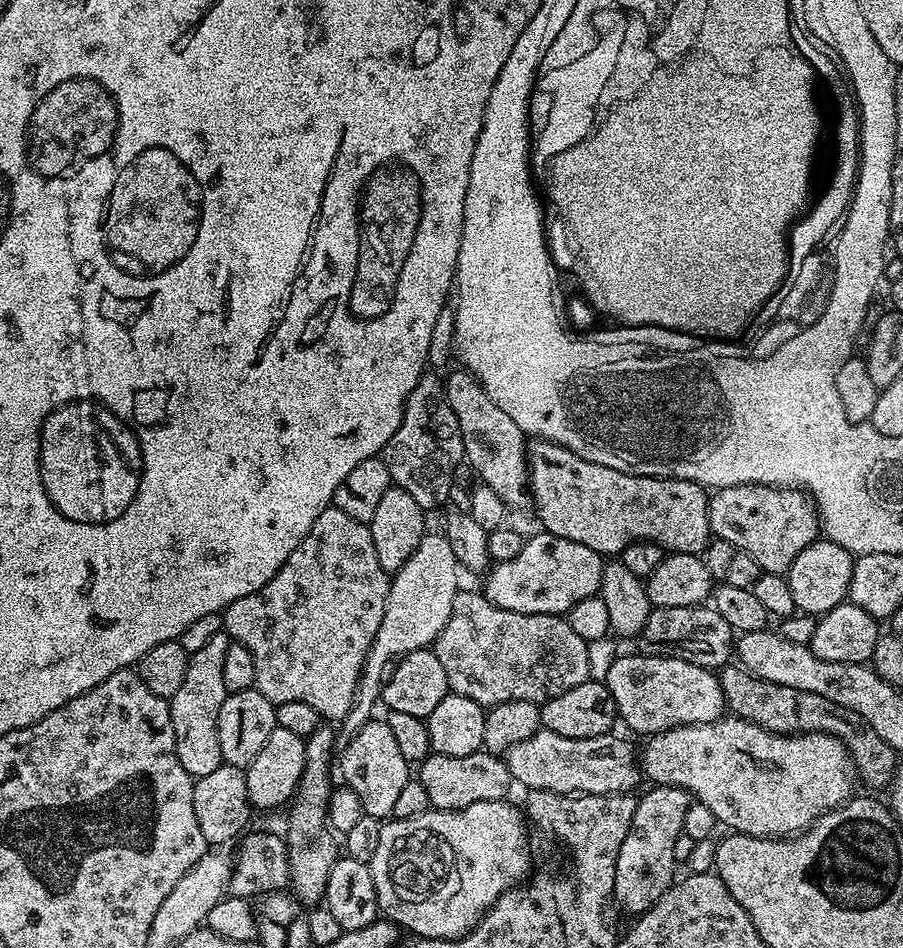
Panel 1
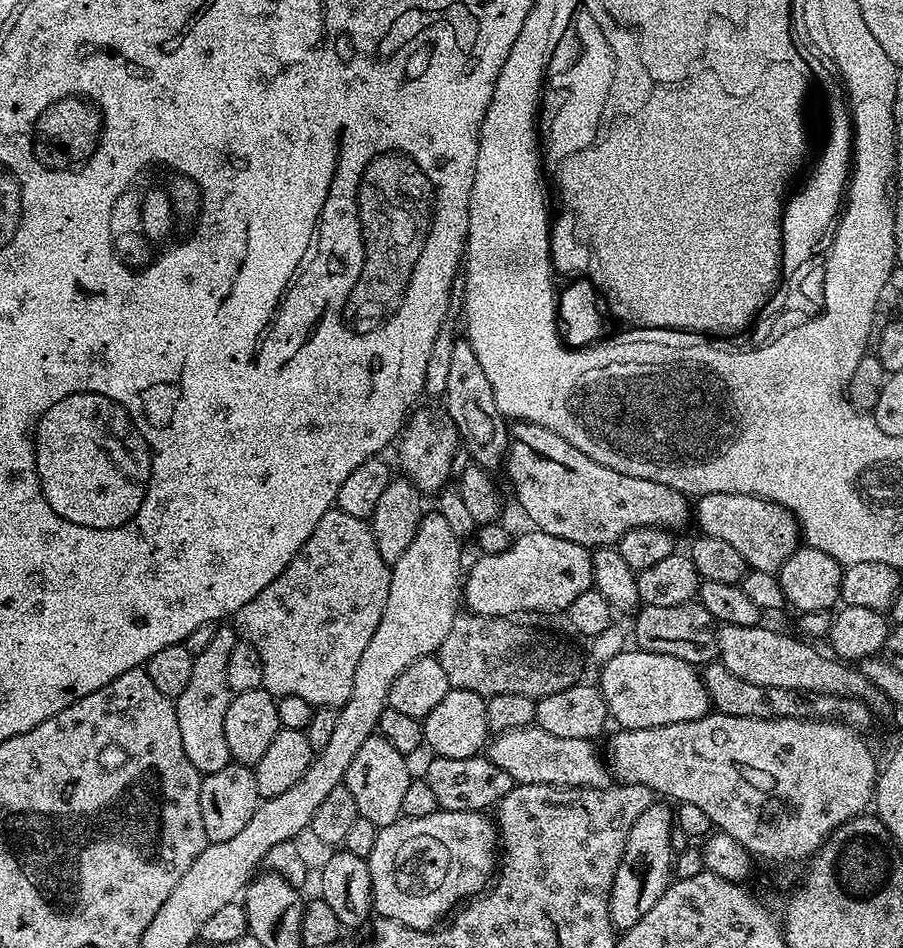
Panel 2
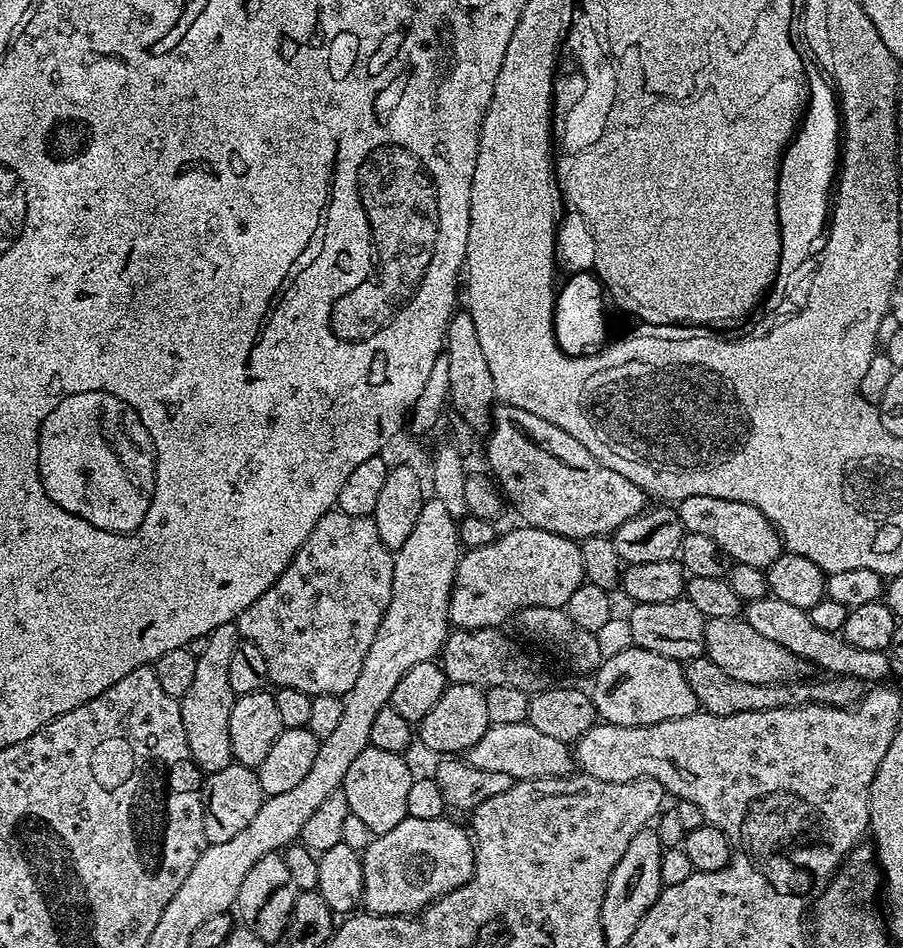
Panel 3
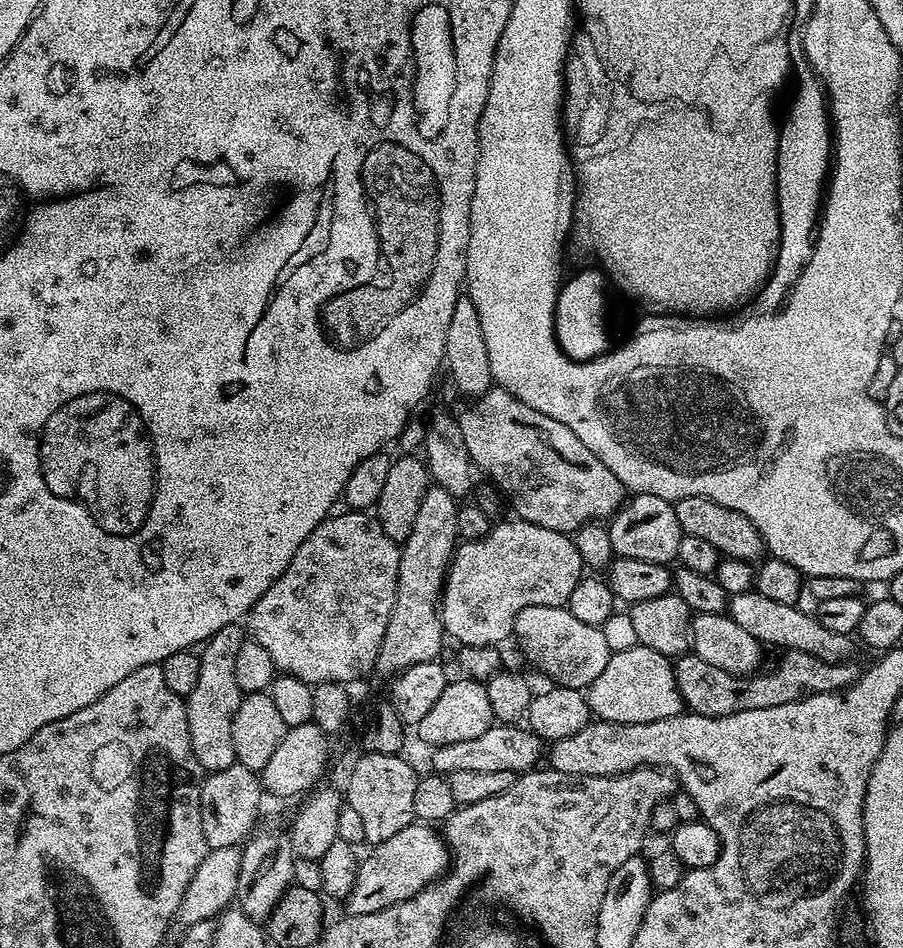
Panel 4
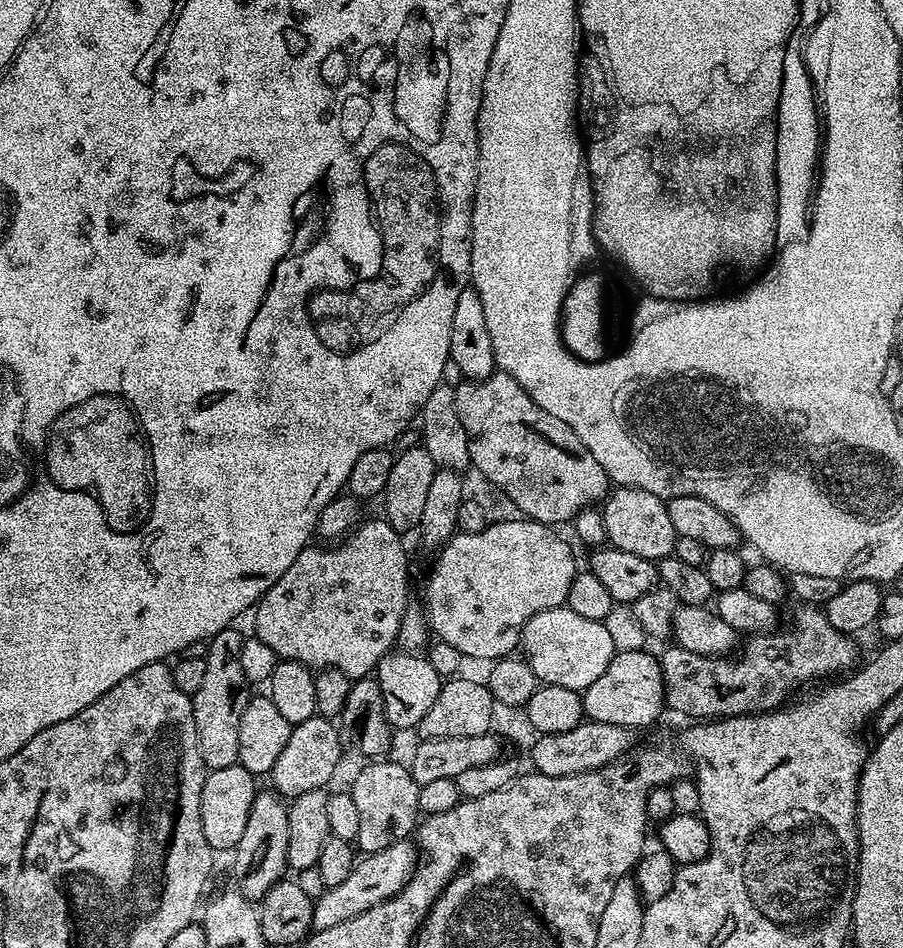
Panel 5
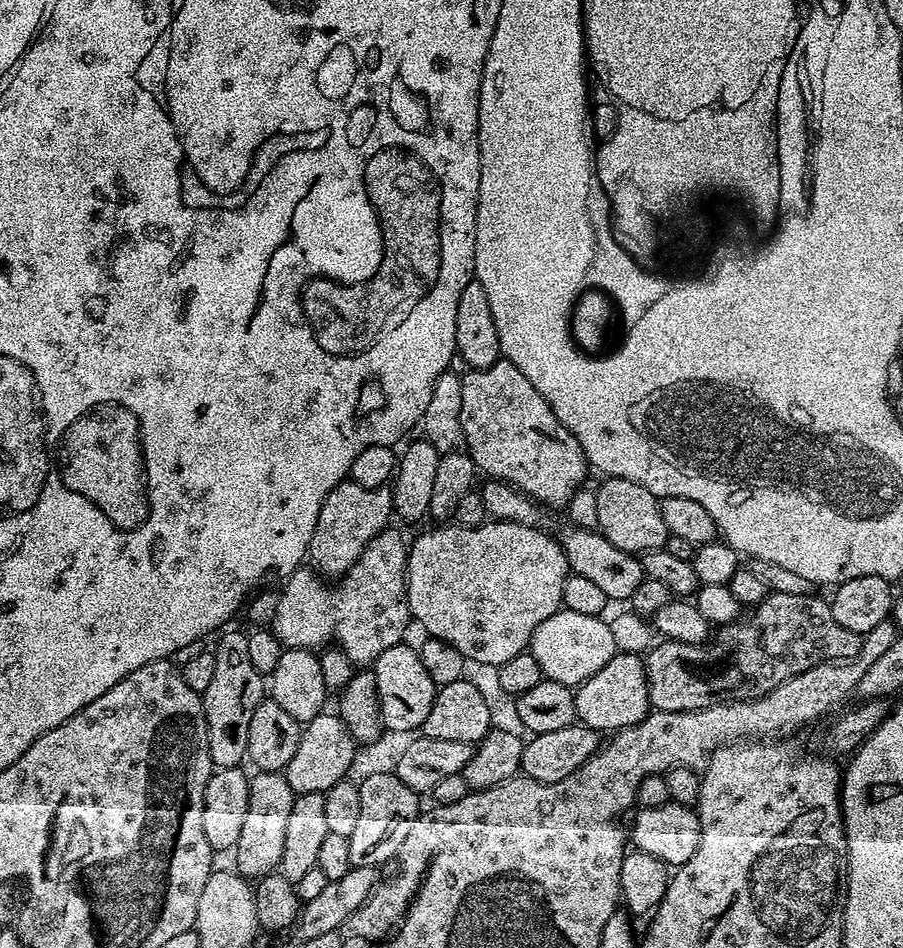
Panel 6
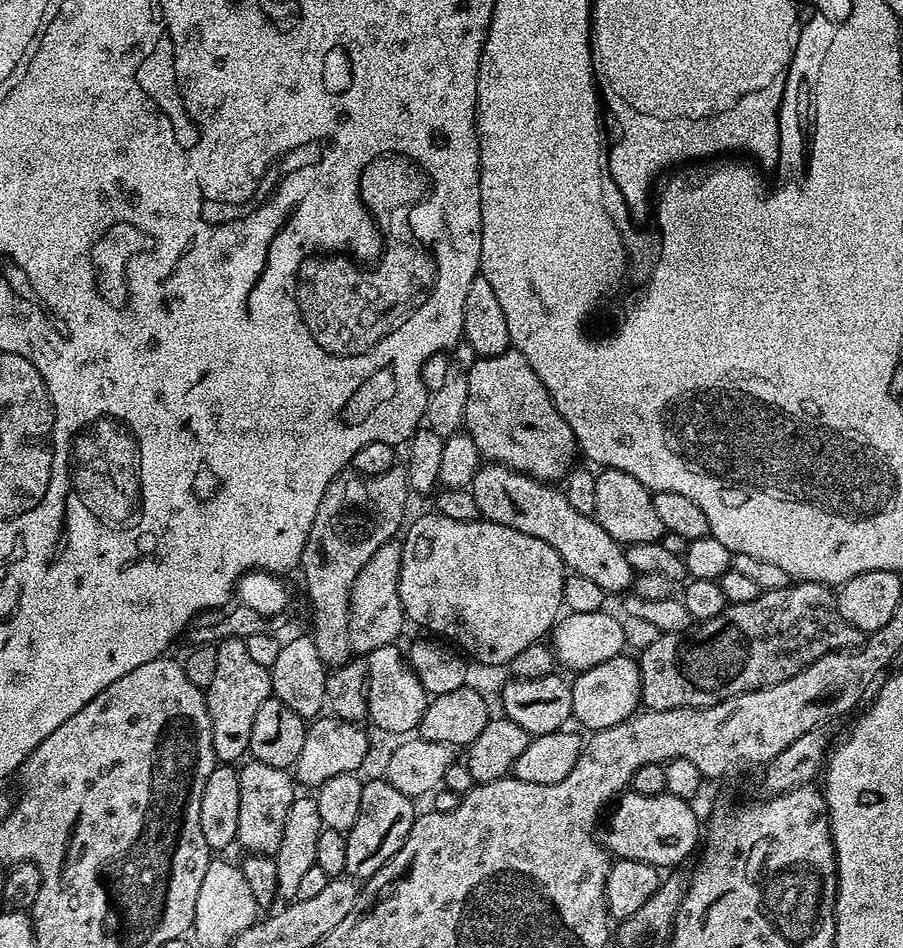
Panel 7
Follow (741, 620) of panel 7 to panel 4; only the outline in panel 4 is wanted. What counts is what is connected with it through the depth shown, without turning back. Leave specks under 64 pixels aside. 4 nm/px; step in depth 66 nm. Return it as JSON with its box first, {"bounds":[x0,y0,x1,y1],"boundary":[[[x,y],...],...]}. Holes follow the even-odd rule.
{"bounds":[675,651,862,716],"boundary":[[[785,651],[784,657],[773,666],[769,672],[761,671],[759,674],[749,674],[747,676],[735,676],[726,670],[718,670],[718,666],[710,666],[710,662],[702,662],[695,654],[685,654],[675,661],[676,681],[680,696],[684,700],[685,709],[689,713],[697,716],[729,716],[738,714],[742,710],[762,710],[766,706],[782,706],[791,700],[801,700],[813,692],[834,692],[855,684],[856,679],[862,675],[861,665],[855,662],[843,662],[831,664],[820,661],[808,653]]]}

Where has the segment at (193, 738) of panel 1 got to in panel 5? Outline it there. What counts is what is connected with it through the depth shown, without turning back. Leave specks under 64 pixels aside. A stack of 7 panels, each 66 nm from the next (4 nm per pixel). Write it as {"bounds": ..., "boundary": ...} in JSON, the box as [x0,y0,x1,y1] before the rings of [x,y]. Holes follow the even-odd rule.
{"bounds":[191,626,250,770],"boundary":[[[236,626],[223,628],[220,633],[207,641],[208,652],[206,651],[204,656],[206,675],[202,686],[191,697],[194,726],[198,726],[198,750],[202,750],[202,762],[208,770],[222,770],[222,766],[230,766],[238,761],[238,722],[242,722],[242,710],[246,710],[250,699],[250,685],[246,674],[242,674],[242,646],[246,636],[238,629]]]}

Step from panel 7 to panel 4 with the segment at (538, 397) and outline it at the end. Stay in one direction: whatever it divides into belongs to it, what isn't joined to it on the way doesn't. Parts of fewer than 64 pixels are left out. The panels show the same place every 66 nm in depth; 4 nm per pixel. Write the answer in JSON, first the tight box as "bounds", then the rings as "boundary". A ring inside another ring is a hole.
{"bounds":[458,386,626,534],"boundary":[[[493,386],[483,396],[473,399],[472,404],[458,419],[462,426],[462,438],[466,450],[470,454],[473,465],[480,468],[508,495],[512,508],[519,519],[546,526],[546,530],[558,530],[565,534],[575,534],[583,524],[604,522],[615,516],[620,505],[626,499],[624,481],[617,478],[570,430],[570,426],[562,426],[562,422],[554,422],[554,418],[546,418],[546,414],[538,414],[526,402],[514,398],[505,388]]]}

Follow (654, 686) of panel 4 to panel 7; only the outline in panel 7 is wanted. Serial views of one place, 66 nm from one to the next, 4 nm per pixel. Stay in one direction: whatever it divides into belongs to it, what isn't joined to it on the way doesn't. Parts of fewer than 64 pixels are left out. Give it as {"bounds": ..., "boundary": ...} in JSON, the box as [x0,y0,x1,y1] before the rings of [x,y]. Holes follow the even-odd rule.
{"bounds":[571,654,641,733],"boundary":[[[628,654],[615,656],[606,662],[598,662],[598,666],[586,669],[575,679],[571,681],[572,714],[575,723],[588,728],[589,733],[618,726],[618,722],[626,722],[626,718],[635,716],[641,707],[640,666],[633,657],[631,660]]]}

